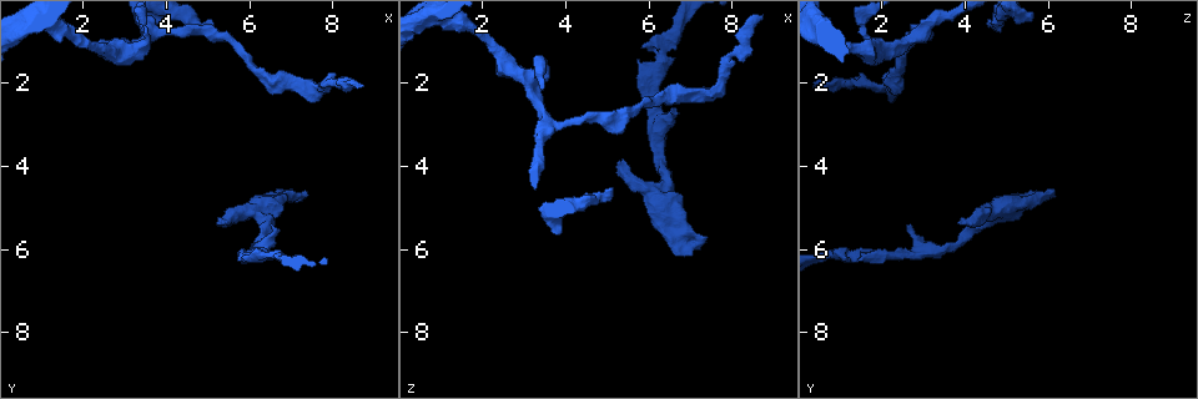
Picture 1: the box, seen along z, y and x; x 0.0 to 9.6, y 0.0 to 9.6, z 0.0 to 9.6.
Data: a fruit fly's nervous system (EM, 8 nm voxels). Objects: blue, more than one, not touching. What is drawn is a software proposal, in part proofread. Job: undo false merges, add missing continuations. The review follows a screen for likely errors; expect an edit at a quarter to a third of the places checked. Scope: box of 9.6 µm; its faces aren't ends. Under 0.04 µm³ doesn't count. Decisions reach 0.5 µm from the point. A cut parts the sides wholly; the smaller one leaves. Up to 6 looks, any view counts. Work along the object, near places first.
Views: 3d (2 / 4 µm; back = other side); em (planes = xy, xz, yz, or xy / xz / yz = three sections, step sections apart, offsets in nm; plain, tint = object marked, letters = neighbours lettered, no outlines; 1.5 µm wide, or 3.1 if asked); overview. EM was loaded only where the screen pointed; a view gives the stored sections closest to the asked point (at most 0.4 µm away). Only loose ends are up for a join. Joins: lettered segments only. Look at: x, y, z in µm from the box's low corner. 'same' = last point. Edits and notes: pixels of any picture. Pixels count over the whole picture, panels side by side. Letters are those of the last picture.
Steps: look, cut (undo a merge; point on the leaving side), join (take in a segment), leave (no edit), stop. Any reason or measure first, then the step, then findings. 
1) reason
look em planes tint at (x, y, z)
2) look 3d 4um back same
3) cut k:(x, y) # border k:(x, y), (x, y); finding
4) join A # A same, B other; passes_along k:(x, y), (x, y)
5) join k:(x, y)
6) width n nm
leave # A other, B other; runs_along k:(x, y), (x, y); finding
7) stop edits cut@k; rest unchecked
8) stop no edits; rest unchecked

an open end
look 3d 4um at (6.90, 4.60, 6.20)

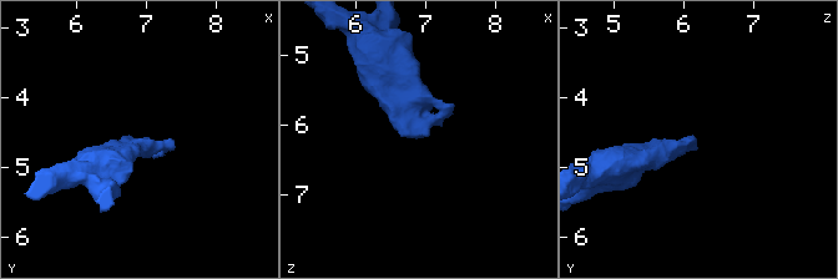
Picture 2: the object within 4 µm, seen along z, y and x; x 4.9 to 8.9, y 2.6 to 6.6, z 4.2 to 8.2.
shape alone is not enough
look em 3.1um planes letters at (6.85, 4.60, 6.20)

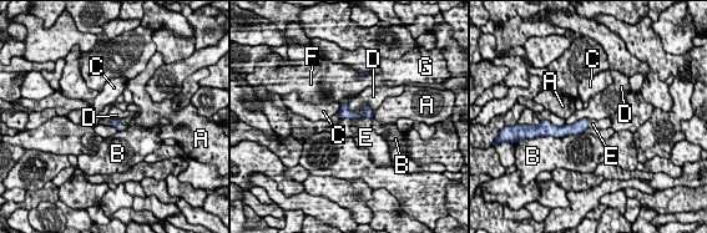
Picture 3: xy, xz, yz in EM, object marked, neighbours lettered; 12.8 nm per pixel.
join E # A other, B other, C other, D other, E same, F other, G other; passes_along 3:(117, 126), (119, 123), (125, 122); it goes on there

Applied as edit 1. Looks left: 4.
redraw
look overview

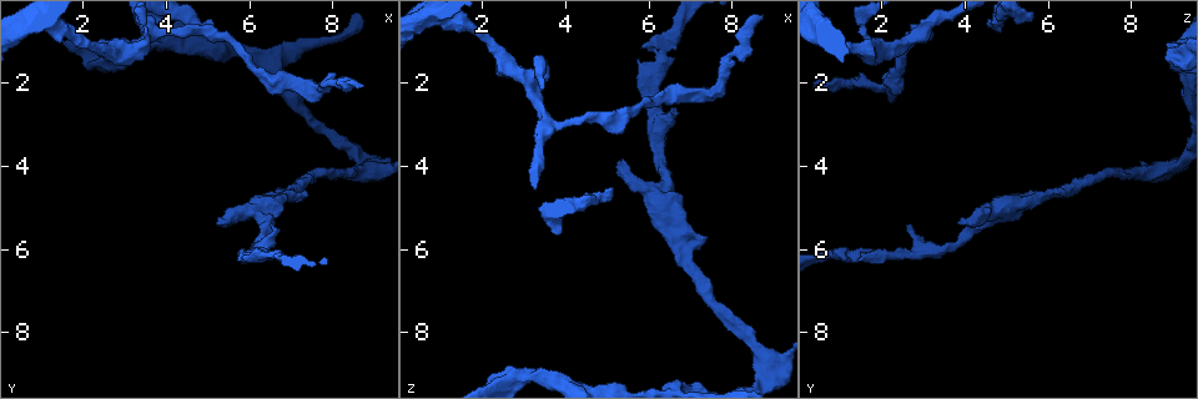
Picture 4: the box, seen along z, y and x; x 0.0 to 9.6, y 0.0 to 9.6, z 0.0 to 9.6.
branch stops here
look em xz step 8 tint at (6.60, 5.40, 2.65)

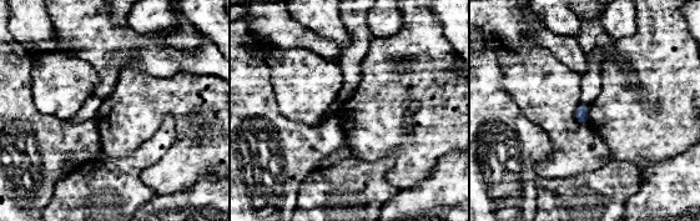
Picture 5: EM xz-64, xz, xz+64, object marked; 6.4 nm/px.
another direction
look em planes tint same

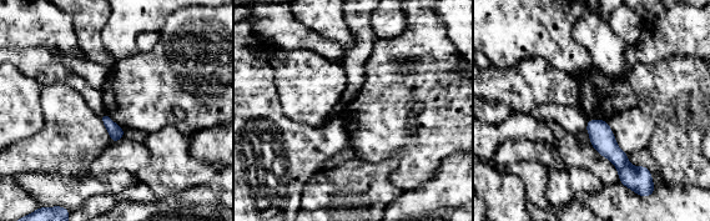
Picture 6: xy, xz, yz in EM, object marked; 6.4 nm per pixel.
look em planes letters same

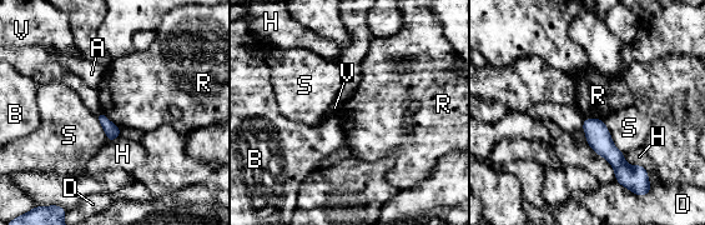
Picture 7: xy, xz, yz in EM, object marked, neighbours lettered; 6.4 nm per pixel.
leave # A other, B other, D other, H other, R other, S other, V other; runs_along 7:(587, 121), (625, 168), (636, 168); no lettered segment goes on from it

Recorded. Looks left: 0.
stop edits join@3; rest unchecked

